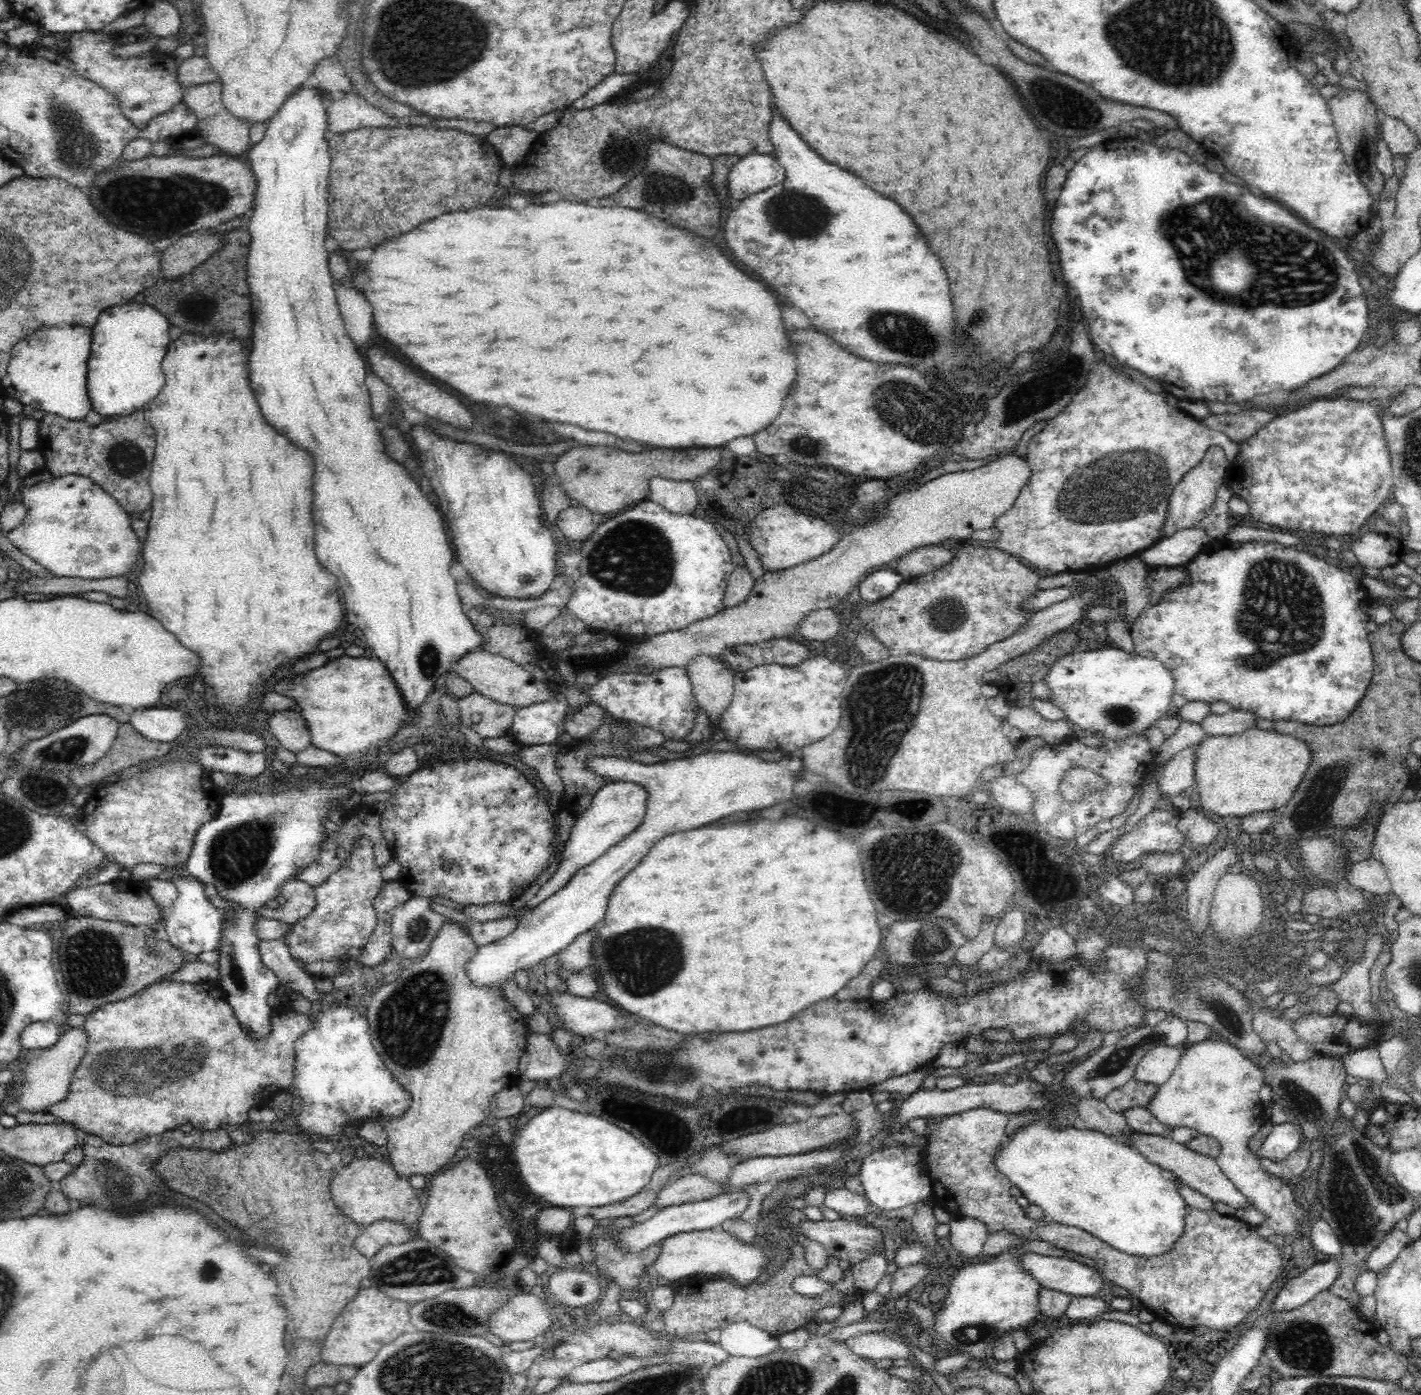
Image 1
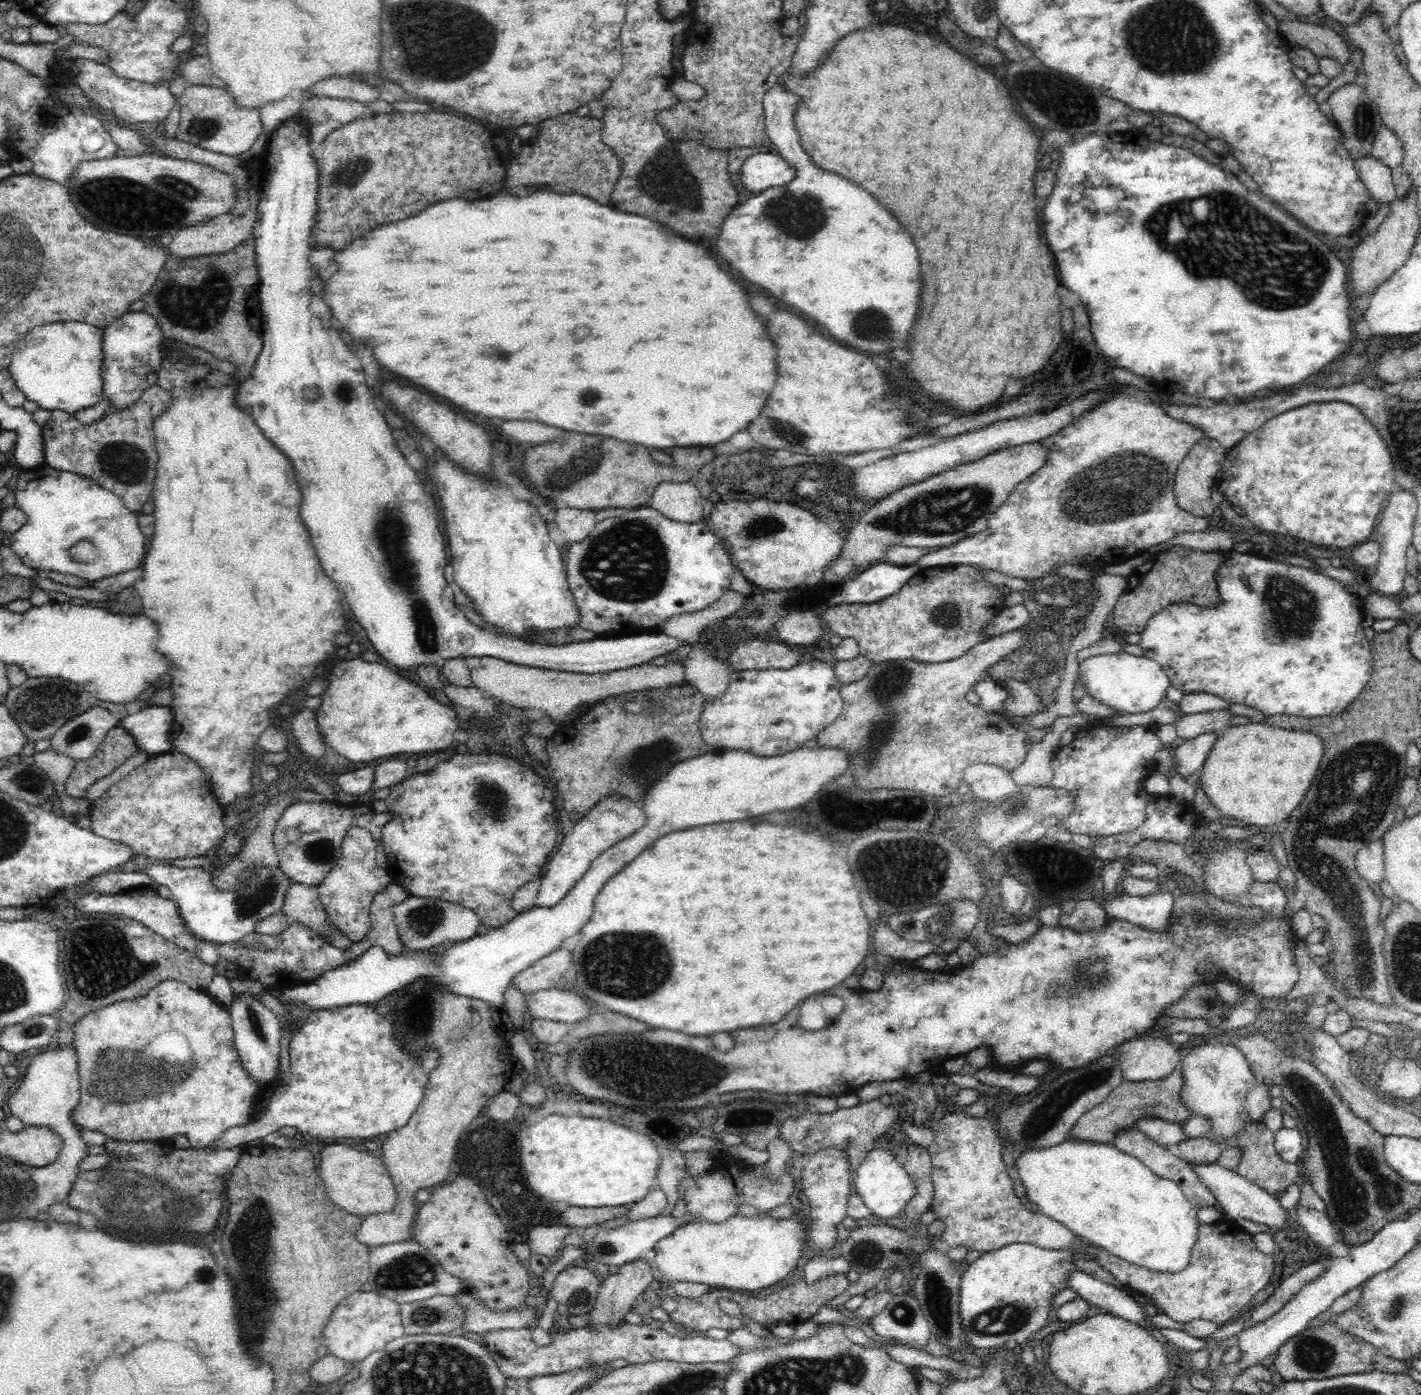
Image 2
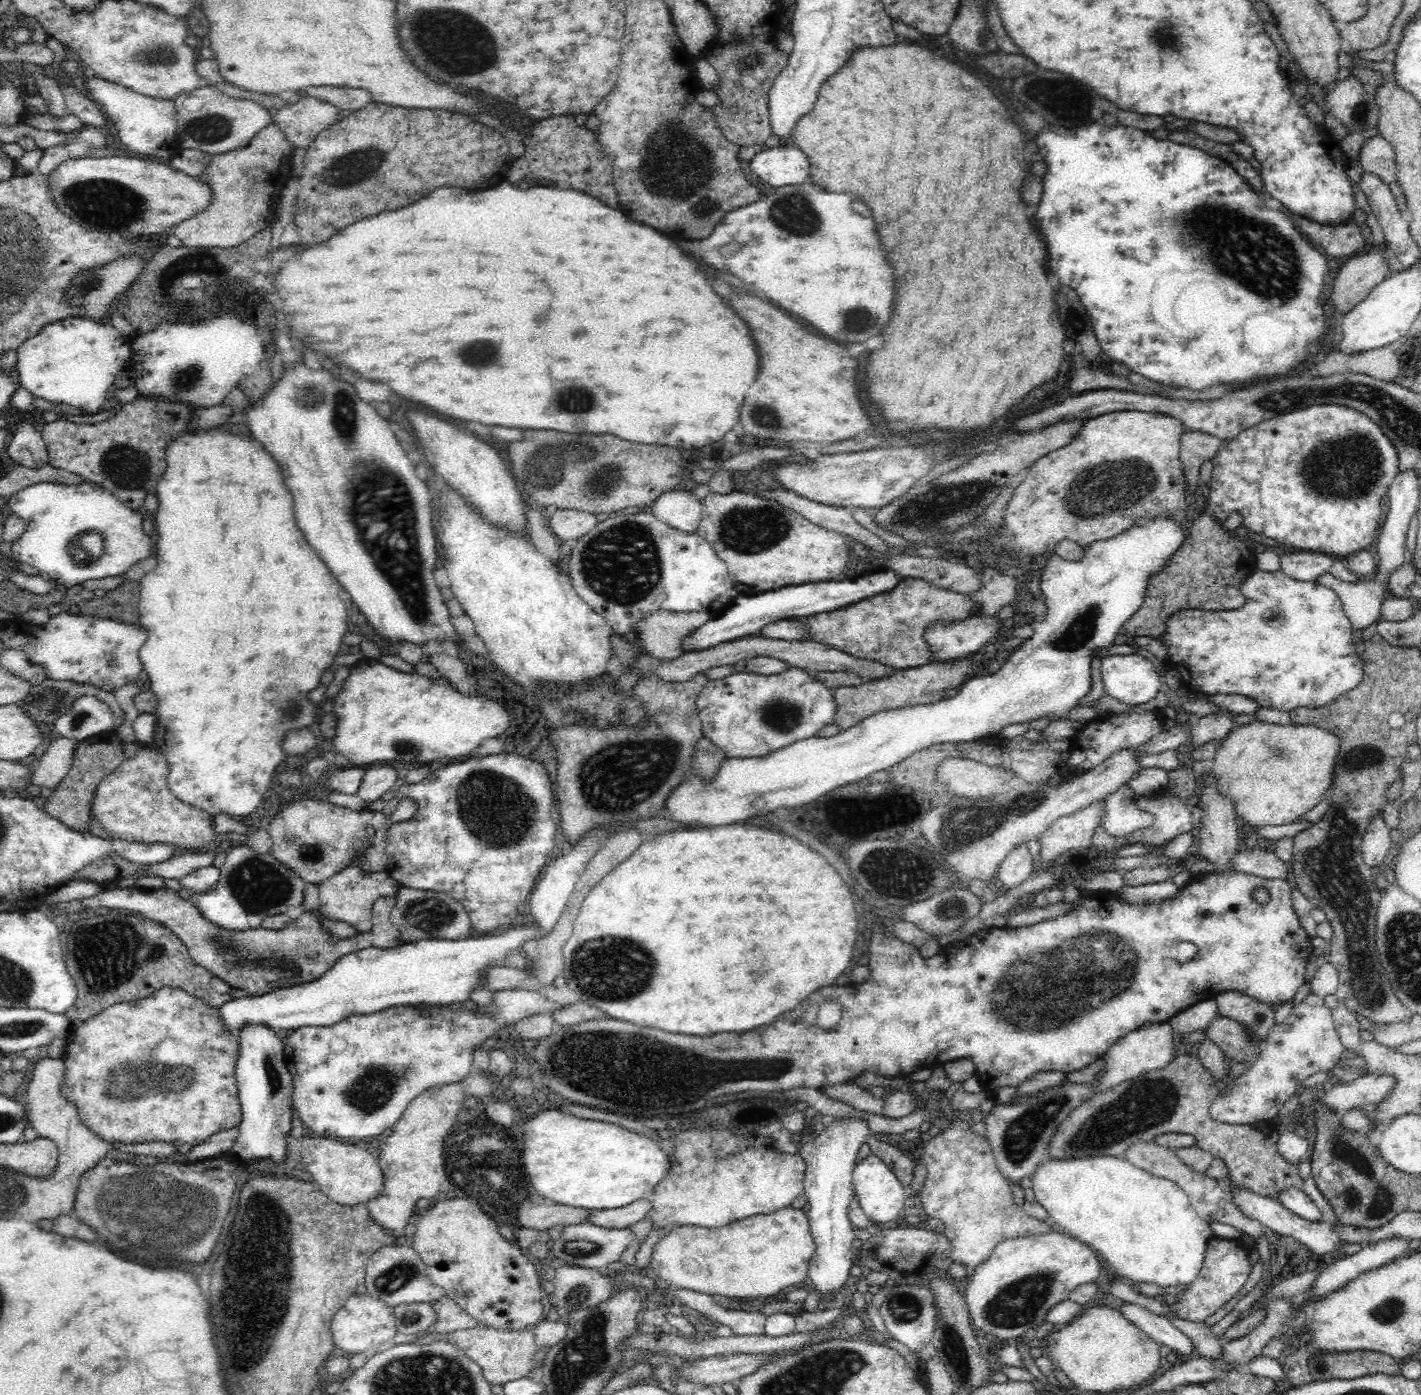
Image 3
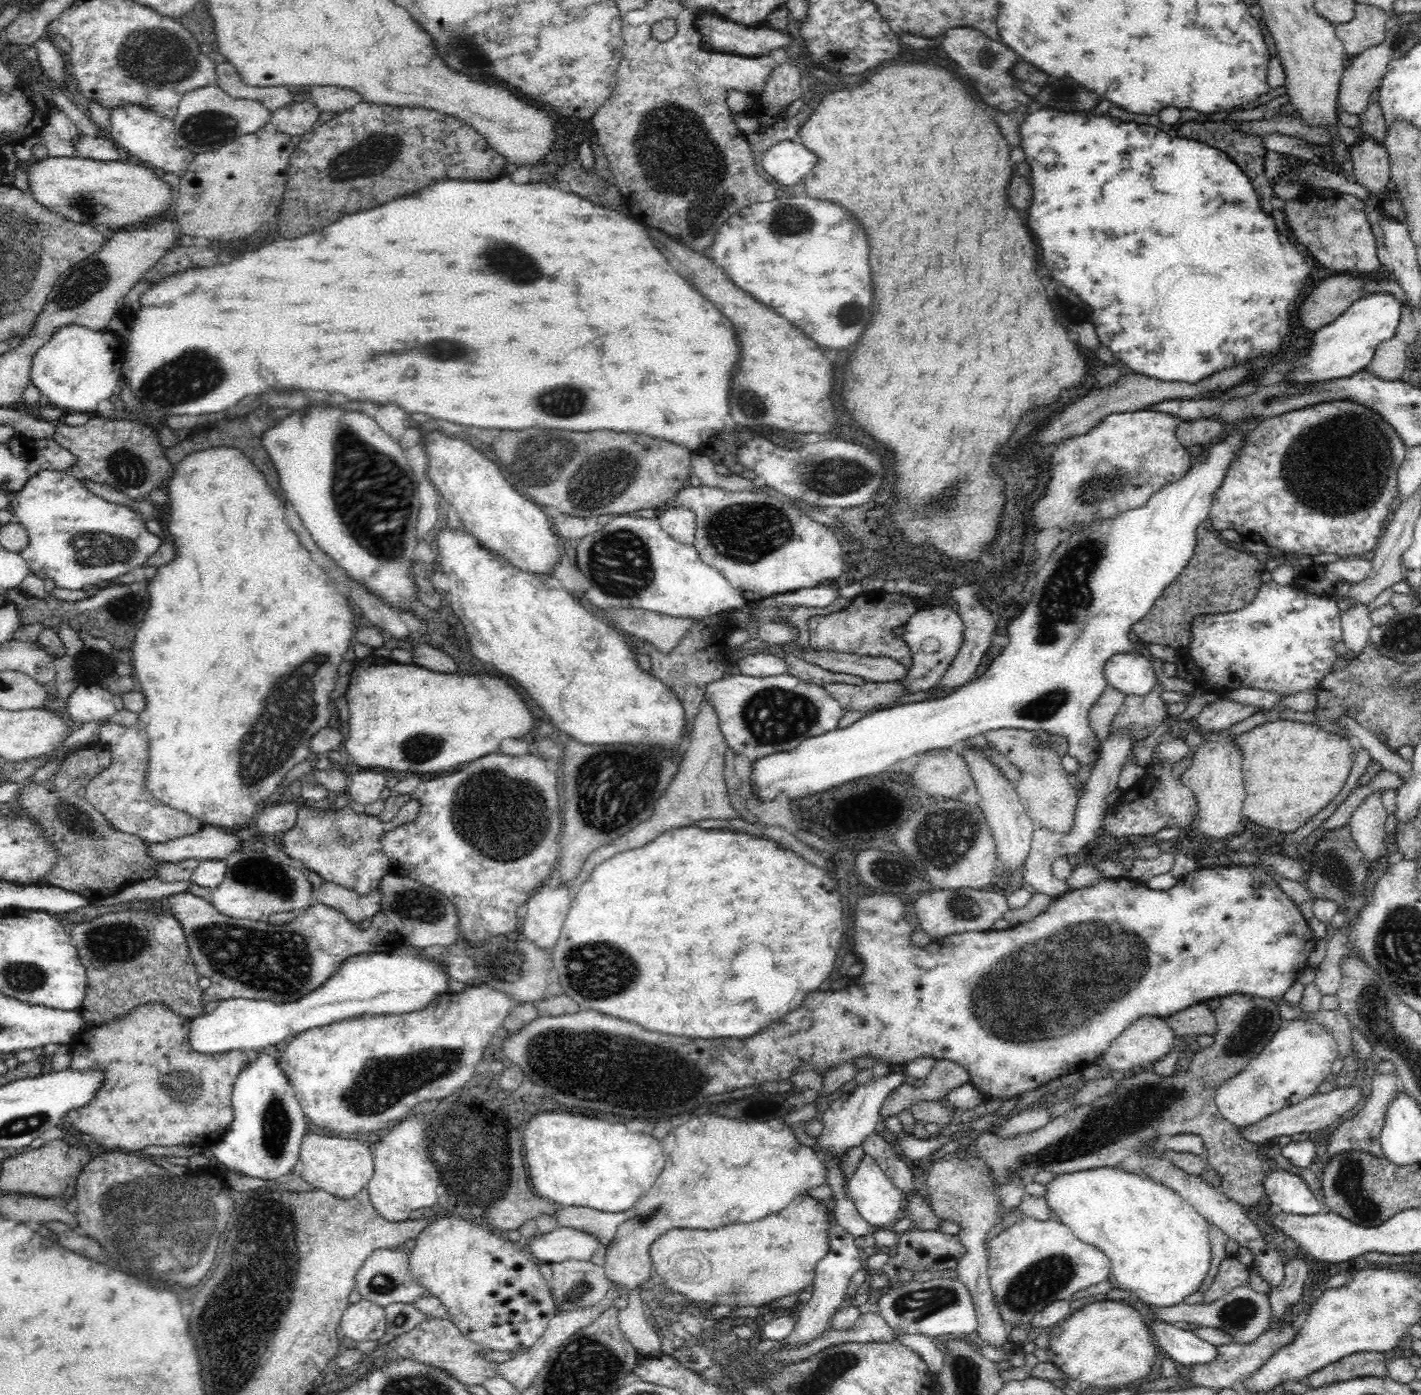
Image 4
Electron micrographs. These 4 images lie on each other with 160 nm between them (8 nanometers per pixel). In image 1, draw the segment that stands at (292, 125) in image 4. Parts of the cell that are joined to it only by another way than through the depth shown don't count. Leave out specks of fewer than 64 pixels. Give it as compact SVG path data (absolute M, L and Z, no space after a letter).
M351 91L343 94L340 99L332 101L332 104L327 107L327 133L325 138L329 139L332 133L342 134L346 131L353 131L360 127L392 127L396 126L398 119L380 109L374 107L359 95L356 91Z

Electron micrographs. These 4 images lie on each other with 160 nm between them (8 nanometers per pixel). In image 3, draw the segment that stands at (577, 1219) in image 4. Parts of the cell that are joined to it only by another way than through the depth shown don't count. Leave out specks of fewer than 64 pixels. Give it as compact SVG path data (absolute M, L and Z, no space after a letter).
M640 1198L628 1206L616 1209L593 1210L589 1216L589 1222L602 1228L623 1229L631 1224L636 1224L638 1220L645 1217L645 1214L651 1210L651 1199Z

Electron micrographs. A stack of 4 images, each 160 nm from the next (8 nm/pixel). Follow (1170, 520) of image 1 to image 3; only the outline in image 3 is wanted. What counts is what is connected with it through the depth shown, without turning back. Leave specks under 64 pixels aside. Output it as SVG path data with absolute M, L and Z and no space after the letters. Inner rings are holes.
M1186 431L1184 436L1181 438L1181 449L1179 462L1181 470L1183 470L1184 481L1184 495L1186 497L1188 495L1193 495L1195 490L1198 488L1203 488L1202 483L1200 481L1200 469L1201 466L1206 461L1213 461L1216 458L1216 454L1218 454L1219 448L1224 446L1224 442L1218 439L1216 436L1212 436L1210 434L1205 434L1200 431ZM1203 504L1200 514L1196 514L1193 519L1192 527L1189 527L1188 535L1184 538L1183 544L1179 550L1172 552L1172 556L1166 560L1162 570L1154 574L1148 580L1146 590L1144 590L1144 599L1140 608L1126 622L1124 622L1122 631L1130 636L1149 636L1152 638L1160 637L1160 634L1166 632L1166 622L1172 614L1178 610L1202 609L1206 611L1234 610L1244 606L1244 594L1240 591L1242 582L1246 580L1252 570L1256 570L1255 554L1244 542L1236 540L1229 536L1225 528L1221 527L1218 521Z

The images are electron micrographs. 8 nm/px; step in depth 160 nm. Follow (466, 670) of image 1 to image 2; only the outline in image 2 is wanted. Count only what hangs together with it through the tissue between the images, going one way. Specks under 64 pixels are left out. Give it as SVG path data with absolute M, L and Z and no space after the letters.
M488 656L480 657L479 666L470 668L470 677L474 687L488 692L497 702L522 709L540 708L562 728L569 723L567 715L583 702L593 704L612 695L626 696L638 690L683 684L684 665L678 661L667 661L666 666L661 667L644 663L629 669L587 675L532 668Z

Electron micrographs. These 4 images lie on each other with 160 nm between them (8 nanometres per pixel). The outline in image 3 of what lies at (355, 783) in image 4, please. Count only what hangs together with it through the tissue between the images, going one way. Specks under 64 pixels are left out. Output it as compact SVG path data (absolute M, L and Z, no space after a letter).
M373 767L365 772L362 784L358 789L358 796L367 804L378 800L384 792L395 790L398 782L398 771L394 767Z

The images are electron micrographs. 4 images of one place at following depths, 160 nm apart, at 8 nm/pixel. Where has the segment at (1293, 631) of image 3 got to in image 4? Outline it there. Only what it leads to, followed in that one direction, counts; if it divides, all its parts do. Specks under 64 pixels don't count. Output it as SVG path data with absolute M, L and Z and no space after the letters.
M1261 581L1254 600L1240 610L1226 614L1202 615L1190 622L1190 644L1186 646L1188 658L1201 674L1201 688L1222 696L1239 688L1258 689L1278 693L1280 700L1287 696L1314 690L1328 674L1334 674L1340 654L1334 646L1343 638L1341 610L1334 595L1315 596L1297 588Z

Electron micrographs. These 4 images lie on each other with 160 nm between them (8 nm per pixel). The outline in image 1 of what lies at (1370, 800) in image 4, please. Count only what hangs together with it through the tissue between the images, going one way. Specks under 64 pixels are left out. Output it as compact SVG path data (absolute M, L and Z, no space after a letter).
M1373 854L1370 858L1355 862L1348 874L1348 883L1361 894L1389 894L1393 892L1384 865Z

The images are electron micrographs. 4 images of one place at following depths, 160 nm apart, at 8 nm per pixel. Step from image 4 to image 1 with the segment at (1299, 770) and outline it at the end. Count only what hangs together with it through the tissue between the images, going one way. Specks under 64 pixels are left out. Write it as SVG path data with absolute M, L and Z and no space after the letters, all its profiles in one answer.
M1254 727L1232 736L1205 736L1194 749L1194 787L1198 787L1200 806L1225 819L1250 816L1262 810L1274 810L1288 804L1296 786L1300 784L1308 768L1311 754L1302 739L1295 739L1276 731L1265 731Z

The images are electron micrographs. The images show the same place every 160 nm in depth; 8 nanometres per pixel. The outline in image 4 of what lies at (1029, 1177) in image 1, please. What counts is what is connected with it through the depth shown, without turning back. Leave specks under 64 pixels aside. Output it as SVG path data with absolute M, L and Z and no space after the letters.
M1101 1167L1053 1175L1042 1197L1076 1238L1098 1247L1110 1259L1110 1276L1114 1276L1111 1281L1118 1282L1117 1288L1134 1292L1134 1296L1152 1306L1174 1306L1203 1289L1201 1283L1210 1269L1210 1224L1171 1188L1146 1175L1138 1176L1118 1167Z

